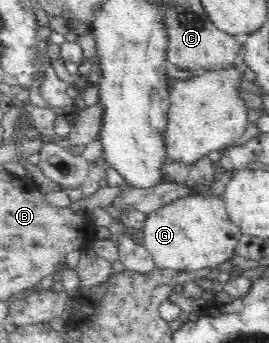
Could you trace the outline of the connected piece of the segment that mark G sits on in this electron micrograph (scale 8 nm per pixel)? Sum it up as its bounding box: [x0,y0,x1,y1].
[139,190,242,272]

